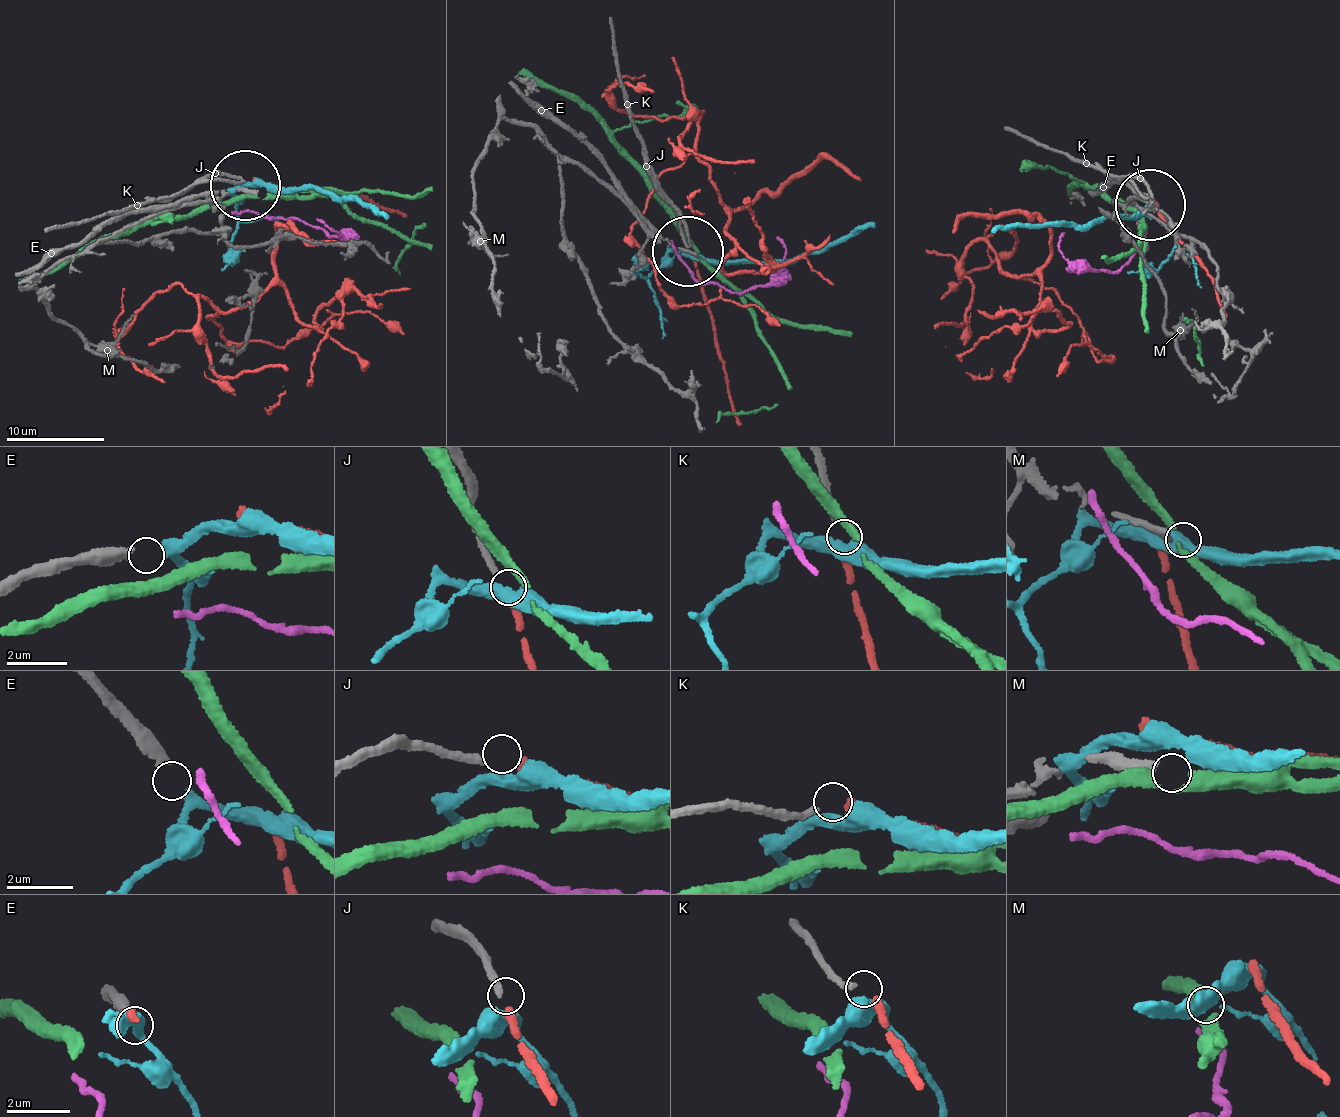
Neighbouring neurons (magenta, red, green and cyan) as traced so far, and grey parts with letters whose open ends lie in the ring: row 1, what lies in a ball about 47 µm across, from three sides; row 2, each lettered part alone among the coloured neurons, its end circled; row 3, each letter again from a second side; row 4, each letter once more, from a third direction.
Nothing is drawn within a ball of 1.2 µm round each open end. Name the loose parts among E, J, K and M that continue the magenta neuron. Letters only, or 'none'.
none

